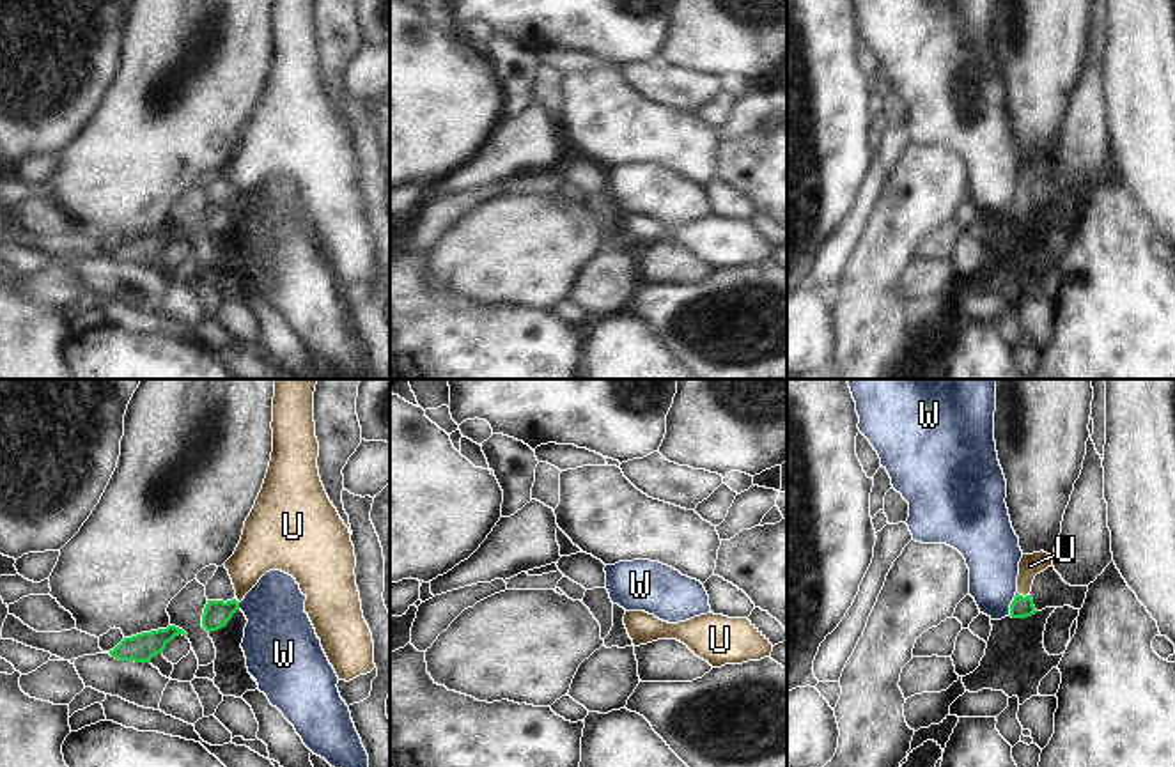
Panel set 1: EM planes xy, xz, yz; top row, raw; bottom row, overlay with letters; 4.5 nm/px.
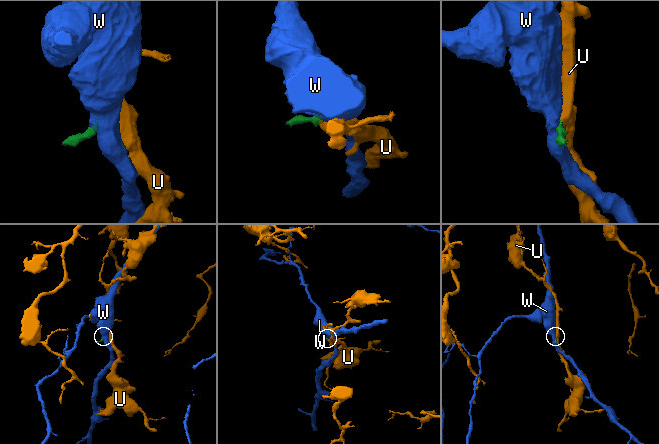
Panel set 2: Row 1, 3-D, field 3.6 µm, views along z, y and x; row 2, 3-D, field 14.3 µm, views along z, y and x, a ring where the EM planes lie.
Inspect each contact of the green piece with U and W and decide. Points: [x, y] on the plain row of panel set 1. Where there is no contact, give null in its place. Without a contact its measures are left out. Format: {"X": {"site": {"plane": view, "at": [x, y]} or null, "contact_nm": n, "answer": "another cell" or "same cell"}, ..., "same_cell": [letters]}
{"U": {"site": {"plane": "yz", "at": [1021, 199]}, "contact_nm": 70, "answer": "same cell"}, "W": {"site": {"plane": "yz", "at": [1012, 206]}, "contact_nm": 120, "answer": "another cell"}, "same_cell": ["U"]}

